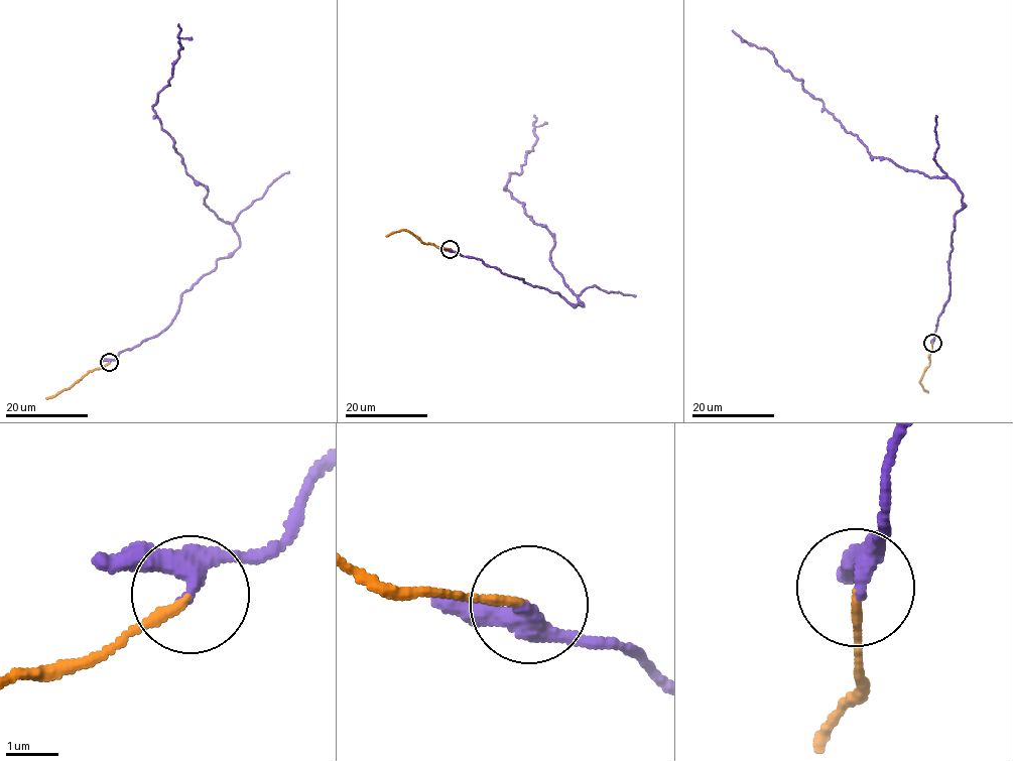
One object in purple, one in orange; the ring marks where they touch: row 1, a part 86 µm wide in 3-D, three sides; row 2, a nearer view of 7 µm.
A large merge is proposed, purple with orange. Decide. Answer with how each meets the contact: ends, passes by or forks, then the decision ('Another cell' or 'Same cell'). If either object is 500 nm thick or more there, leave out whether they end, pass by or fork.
At the ring purple passes by. At the ring orange ends. Same cell

